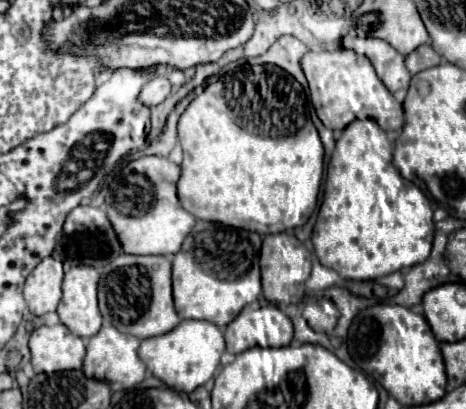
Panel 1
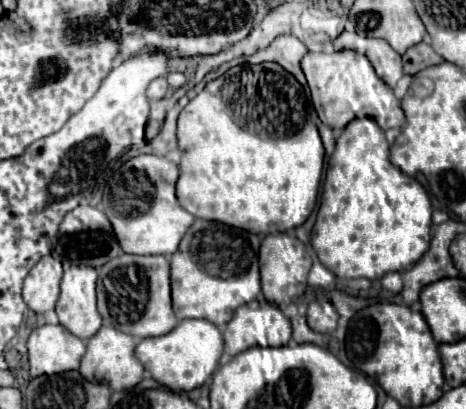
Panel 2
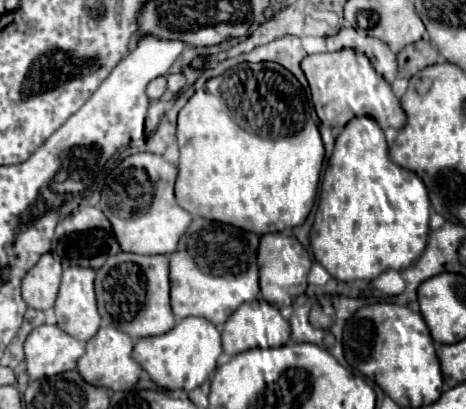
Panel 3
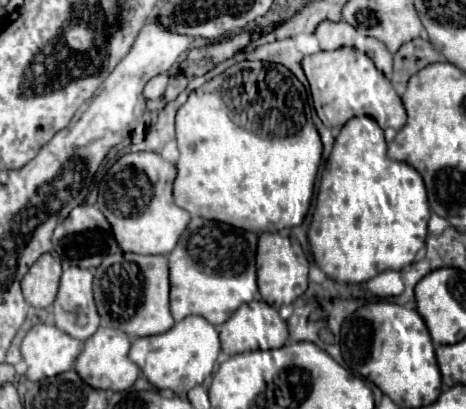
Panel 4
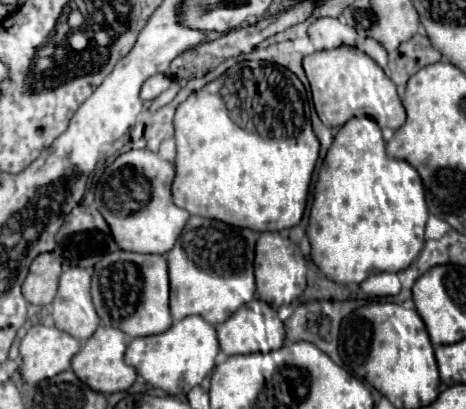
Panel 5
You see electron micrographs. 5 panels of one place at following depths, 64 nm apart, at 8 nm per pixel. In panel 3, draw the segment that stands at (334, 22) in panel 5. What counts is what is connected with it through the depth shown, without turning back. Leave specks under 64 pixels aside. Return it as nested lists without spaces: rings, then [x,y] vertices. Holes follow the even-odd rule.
[[[342,28],[336,36],[326,38],[328,52],[336,52],[336,50],[342,50],[342,48],[354,48],[356,38],[358,38],[358,32],[354,28]]]

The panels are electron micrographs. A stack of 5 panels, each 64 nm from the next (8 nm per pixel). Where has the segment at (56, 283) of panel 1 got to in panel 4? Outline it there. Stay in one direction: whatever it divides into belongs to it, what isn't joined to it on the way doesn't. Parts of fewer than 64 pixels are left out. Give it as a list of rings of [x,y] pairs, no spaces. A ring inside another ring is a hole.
[[[52,254],[40,256],[22,280],[24,300],[34,308],[52,306],[58,292],[60,274],[62,274],[60,262]]]

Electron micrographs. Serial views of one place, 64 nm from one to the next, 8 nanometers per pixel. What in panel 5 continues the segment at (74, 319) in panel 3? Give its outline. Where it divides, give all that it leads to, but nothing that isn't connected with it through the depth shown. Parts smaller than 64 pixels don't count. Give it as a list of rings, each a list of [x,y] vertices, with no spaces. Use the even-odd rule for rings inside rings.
[[[68,268],[60,276],[58,294],[52,302],[52,318],[56,328],[68,332],[76,340],[88,340],[100,324],[91,296],[92,275],[84,268]]]

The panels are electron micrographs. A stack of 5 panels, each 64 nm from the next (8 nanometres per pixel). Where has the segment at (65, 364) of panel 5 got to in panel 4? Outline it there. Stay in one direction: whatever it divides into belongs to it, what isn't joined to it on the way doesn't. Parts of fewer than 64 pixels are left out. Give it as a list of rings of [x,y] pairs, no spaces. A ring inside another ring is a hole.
[[[36,324],[28,334],[26,338],[22,340],[22,356],[28,364],[28,372],[26,372],[26,378],[28,380],[42,380],[42,378],[50,378],[50,376],[56,376],[60,372],[68,372],[74,368],[74,362],[76,358],[80,356],[82,352],[82,342],[68,336],[66,332],[60,332],[56,326],[48,326],[48,324]]]

